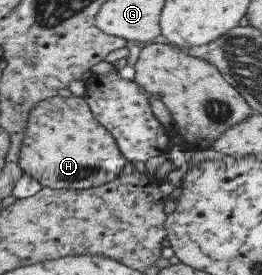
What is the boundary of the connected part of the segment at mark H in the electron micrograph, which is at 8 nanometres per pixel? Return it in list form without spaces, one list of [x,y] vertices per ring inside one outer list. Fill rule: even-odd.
[[[82,96],[55,97],[36,104],[27,115],[19,151],[18,166],[23,173],[36,179],[42,187],[79,190],[97,187],[115,180],[128,159],[117,149],[113,136],[92,116]]]

